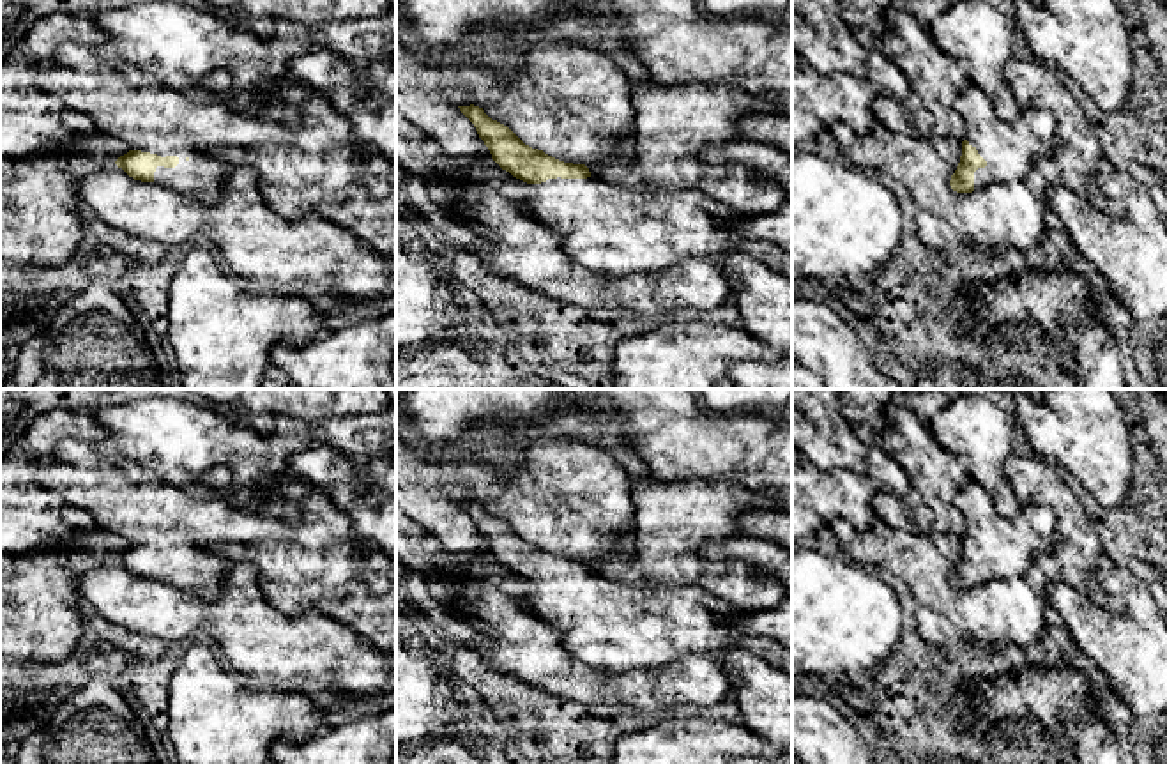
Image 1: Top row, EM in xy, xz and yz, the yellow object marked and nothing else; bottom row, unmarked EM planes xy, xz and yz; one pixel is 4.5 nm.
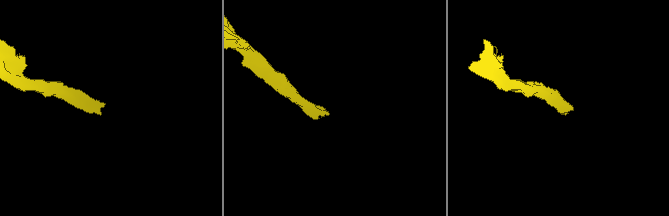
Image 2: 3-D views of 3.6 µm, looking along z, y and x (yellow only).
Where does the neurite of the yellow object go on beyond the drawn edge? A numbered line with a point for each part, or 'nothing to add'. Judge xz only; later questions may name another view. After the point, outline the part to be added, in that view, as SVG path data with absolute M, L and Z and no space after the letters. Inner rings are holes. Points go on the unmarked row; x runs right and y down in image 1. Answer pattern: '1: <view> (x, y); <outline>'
1: xz (605, 623); M589 568L587 575L557 573L530 580L532 591L525 600L527 608L553 626L568 651L587 667L628 672L748 644L732 630L732 623L743 619L746 610L728 601L698 587L642 585L608 578Z

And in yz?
1: yz (1010, 545); M972 478L953 497L965 520L965 536L987 557L974 568L974 587L997 578L1033 575L1033 559L1049 554L1056 515L1047 506L1026 504L1013 518L1001 516L990 495Z

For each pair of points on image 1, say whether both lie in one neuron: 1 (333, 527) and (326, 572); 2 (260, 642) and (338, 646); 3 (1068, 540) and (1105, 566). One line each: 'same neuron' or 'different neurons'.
1: same neuron
2: same neuron
3: different neurons

